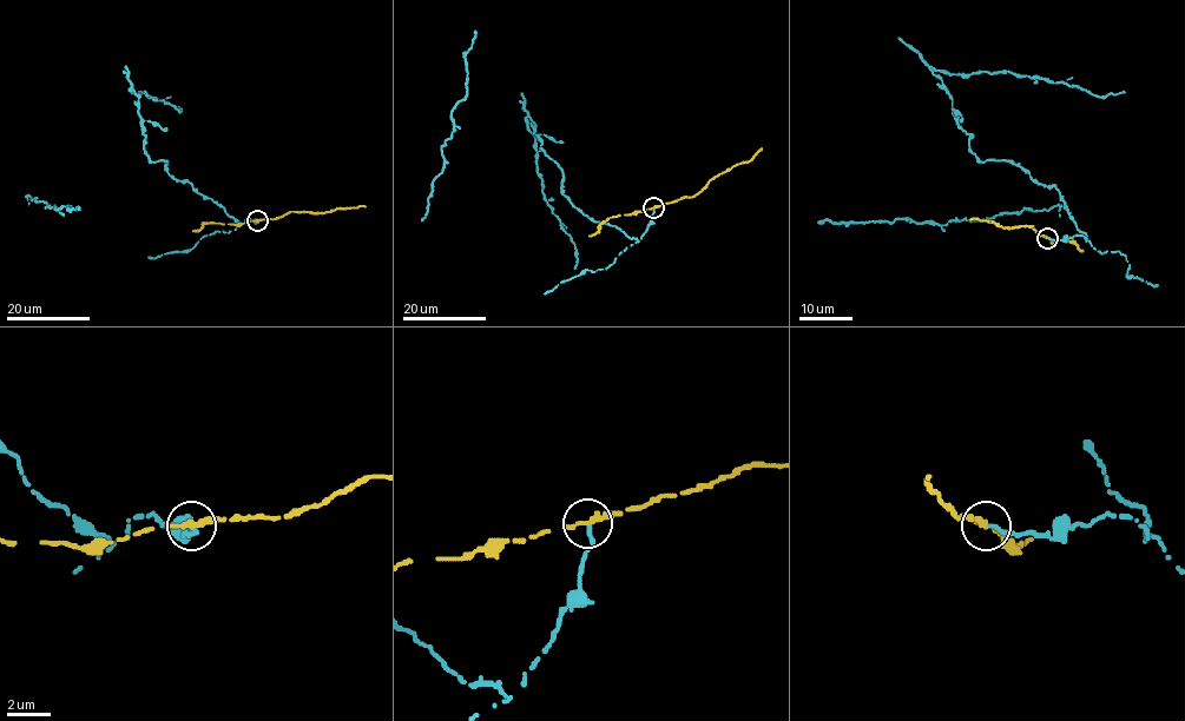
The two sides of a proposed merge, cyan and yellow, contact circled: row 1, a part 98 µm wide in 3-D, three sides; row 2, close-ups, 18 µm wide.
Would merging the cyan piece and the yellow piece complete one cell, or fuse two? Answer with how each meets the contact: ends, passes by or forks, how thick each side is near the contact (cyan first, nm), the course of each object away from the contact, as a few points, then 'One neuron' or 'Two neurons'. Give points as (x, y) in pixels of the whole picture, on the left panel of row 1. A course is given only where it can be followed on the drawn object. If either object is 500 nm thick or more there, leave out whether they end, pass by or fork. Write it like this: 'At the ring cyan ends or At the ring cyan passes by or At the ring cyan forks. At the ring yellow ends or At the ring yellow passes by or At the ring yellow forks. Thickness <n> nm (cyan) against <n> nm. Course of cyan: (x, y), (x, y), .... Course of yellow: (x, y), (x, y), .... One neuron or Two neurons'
At the ring cyan ends. At the ring yellow ends. Thickness 220 nm (cyan) against 360 nm. Course of cyan: (257, 220), (242, 224), (186, 179), (172, 178), (166, 160), (150, 160), (138, 97), (130, 87), (178, 108). Course of yellow: (257, 220), (278, 218), (291, 211), (320, 213), (366, 206). Two neurons

